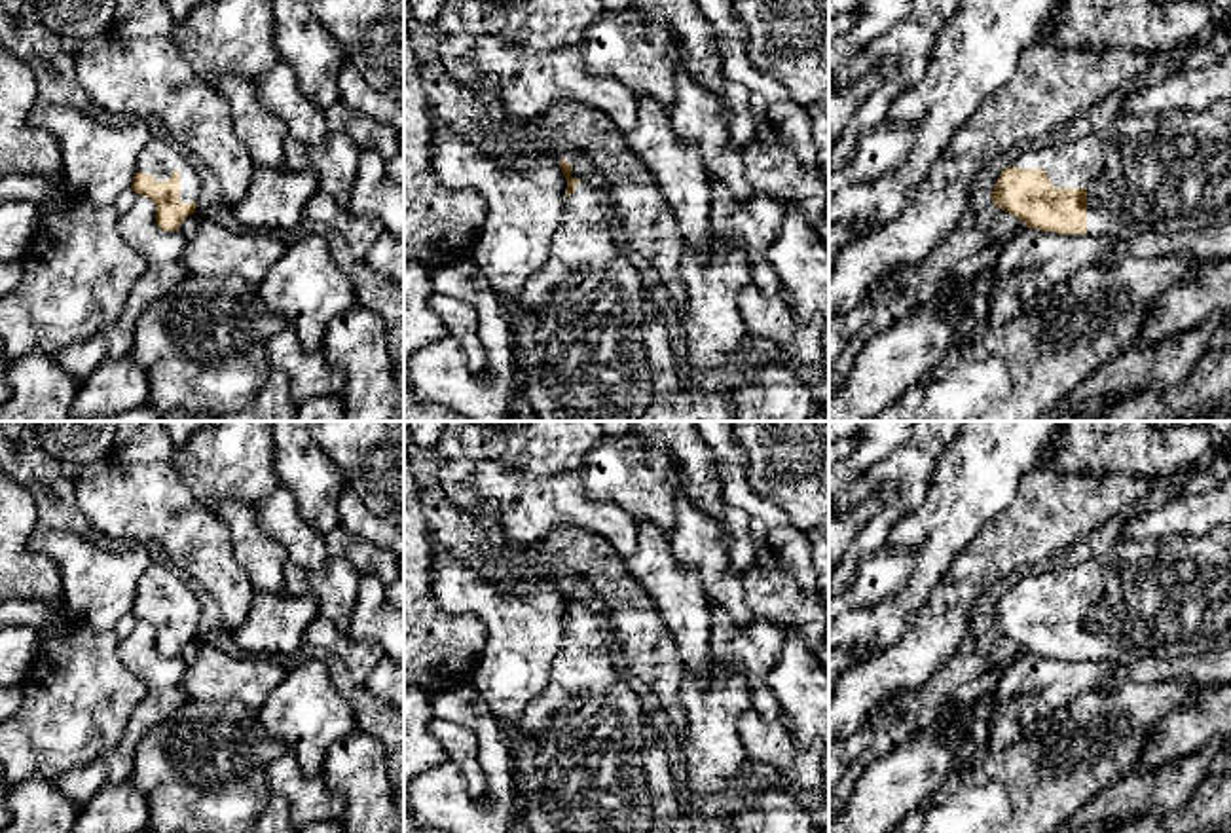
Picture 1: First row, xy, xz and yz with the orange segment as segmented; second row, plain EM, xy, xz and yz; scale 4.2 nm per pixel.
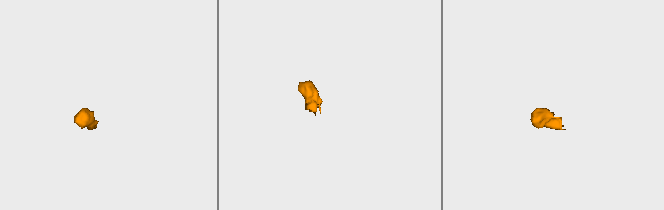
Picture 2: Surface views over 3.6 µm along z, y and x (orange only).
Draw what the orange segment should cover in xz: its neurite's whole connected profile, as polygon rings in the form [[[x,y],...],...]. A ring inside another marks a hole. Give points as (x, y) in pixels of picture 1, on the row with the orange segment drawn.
[[[561,157],[560,165],[567,180],[567,213],[554,233],[550,256],[518,298],[505,304],[524,395],[537,421],[637,421],[652,402],[652,378],[643,345],[651,313],[647,288],[641,271],[620,250],[607,192],[573,178],[573,165]]]

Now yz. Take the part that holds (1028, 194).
[[[1231,102],[1197,112],[1117,116],[1108,127],[1072,142],[1039,142],[1001,171],[994,207],[1026,228],[1058,235],[1130,241],[1142,233],[1203,230],[1231,218]]]

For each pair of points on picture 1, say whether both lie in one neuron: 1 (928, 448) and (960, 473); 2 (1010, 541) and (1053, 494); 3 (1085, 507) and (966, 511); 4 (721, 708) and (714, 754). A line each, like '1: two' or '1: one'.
1: two
2: one
3: two
4: one

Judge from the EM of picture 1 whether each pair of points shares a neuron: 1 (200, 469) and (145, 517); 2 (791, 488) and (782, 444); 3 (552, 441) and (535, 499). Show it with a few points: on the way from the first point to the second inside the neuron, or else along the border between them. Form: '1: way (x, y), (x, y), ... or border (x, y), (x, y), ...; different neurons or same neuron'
1: border (167, 462), (177, 477), (215, 511); different neurons
2: way (791, 477), (791, 456); same neuron
3: border (499, 463), (533, 475), (577, 473); different neurons

